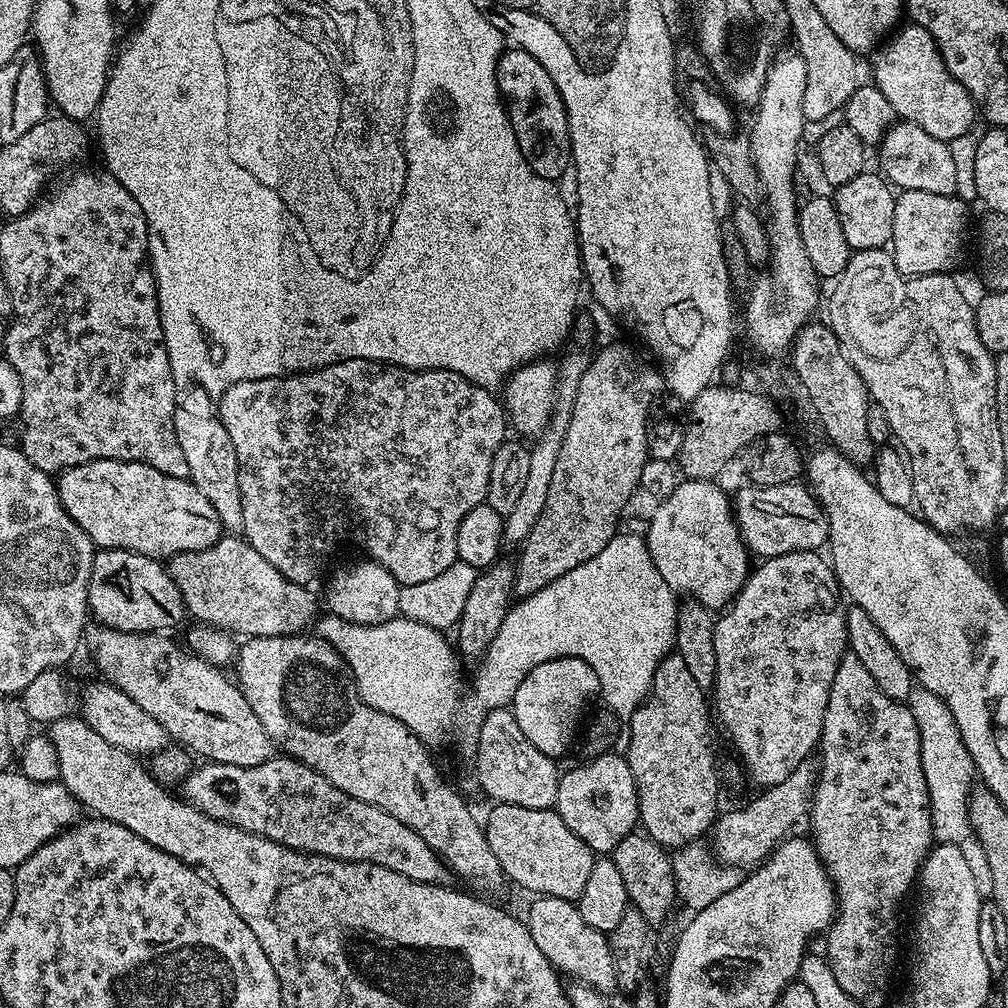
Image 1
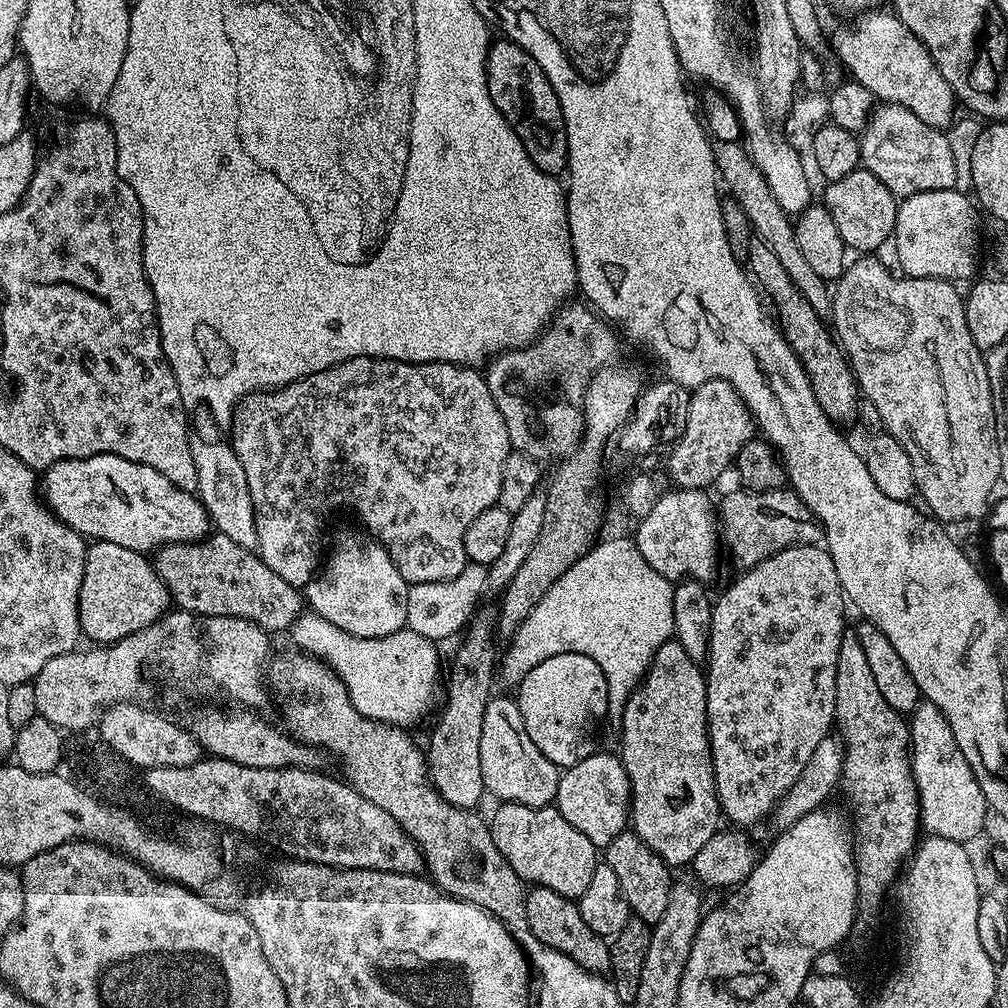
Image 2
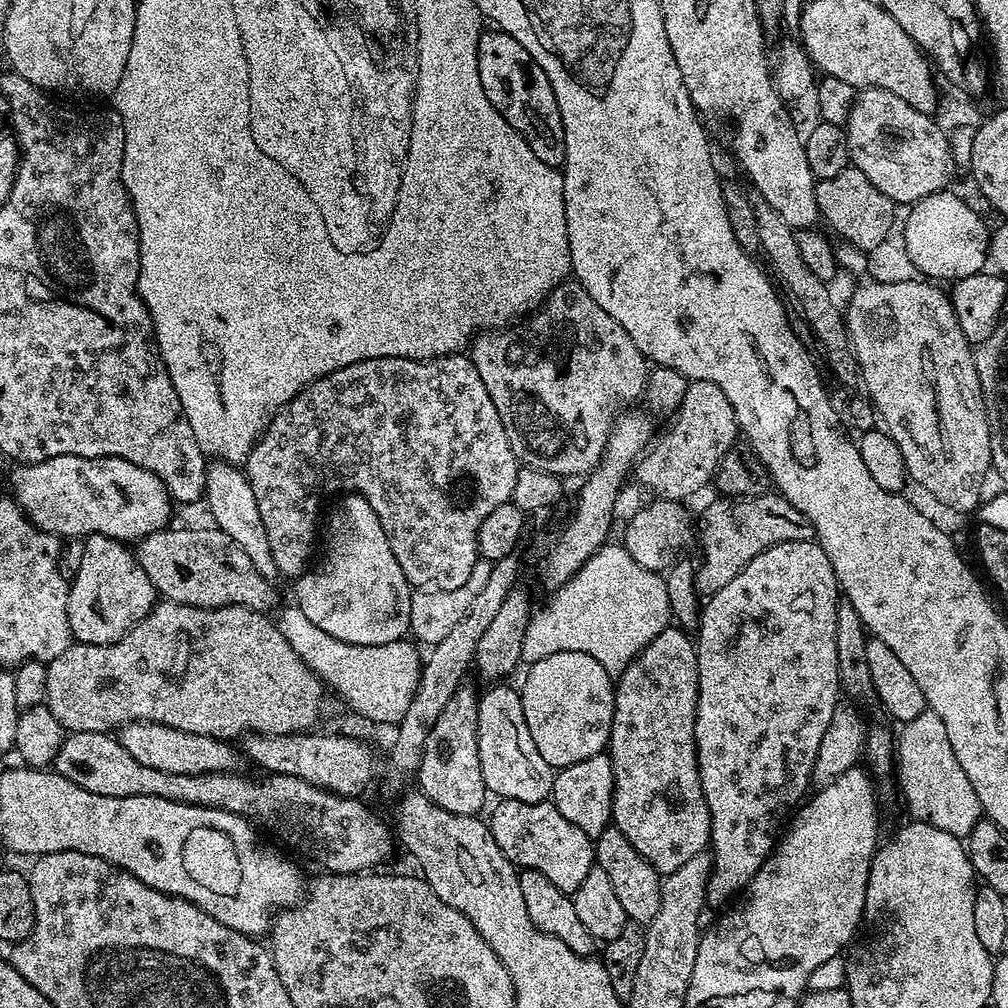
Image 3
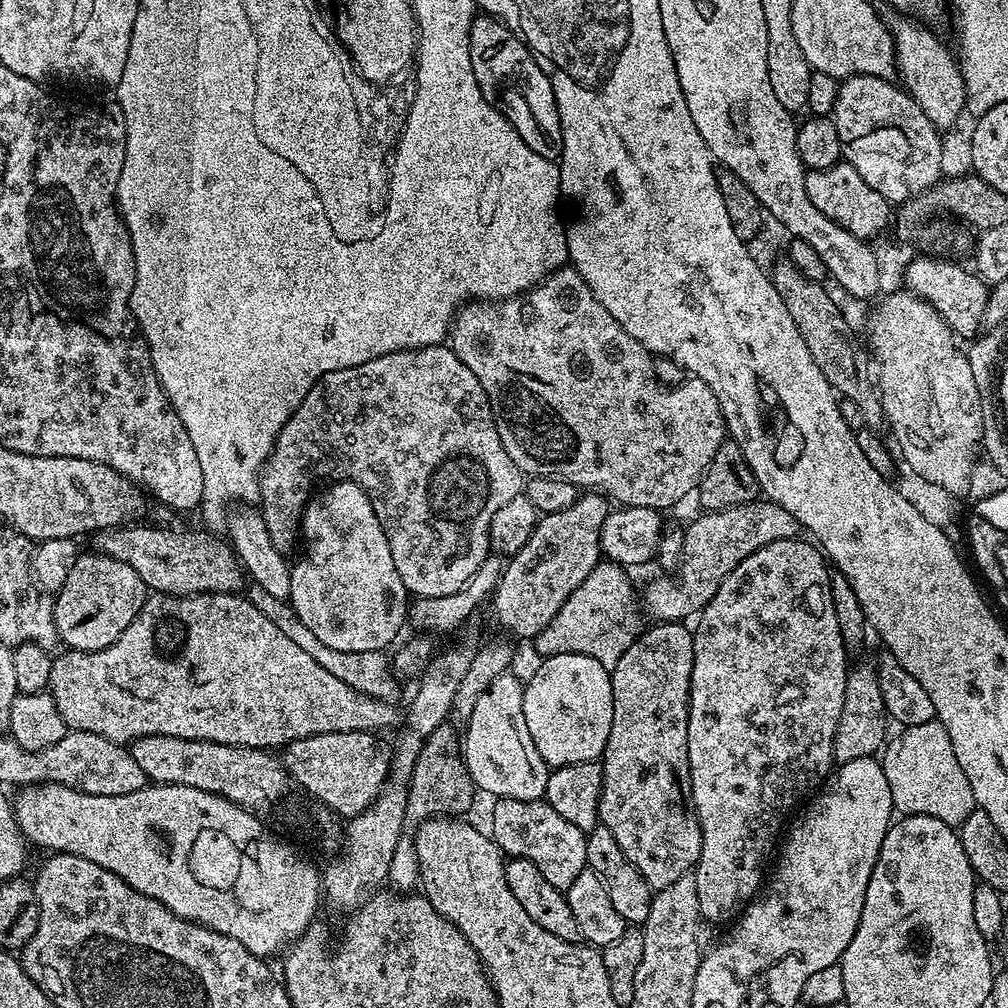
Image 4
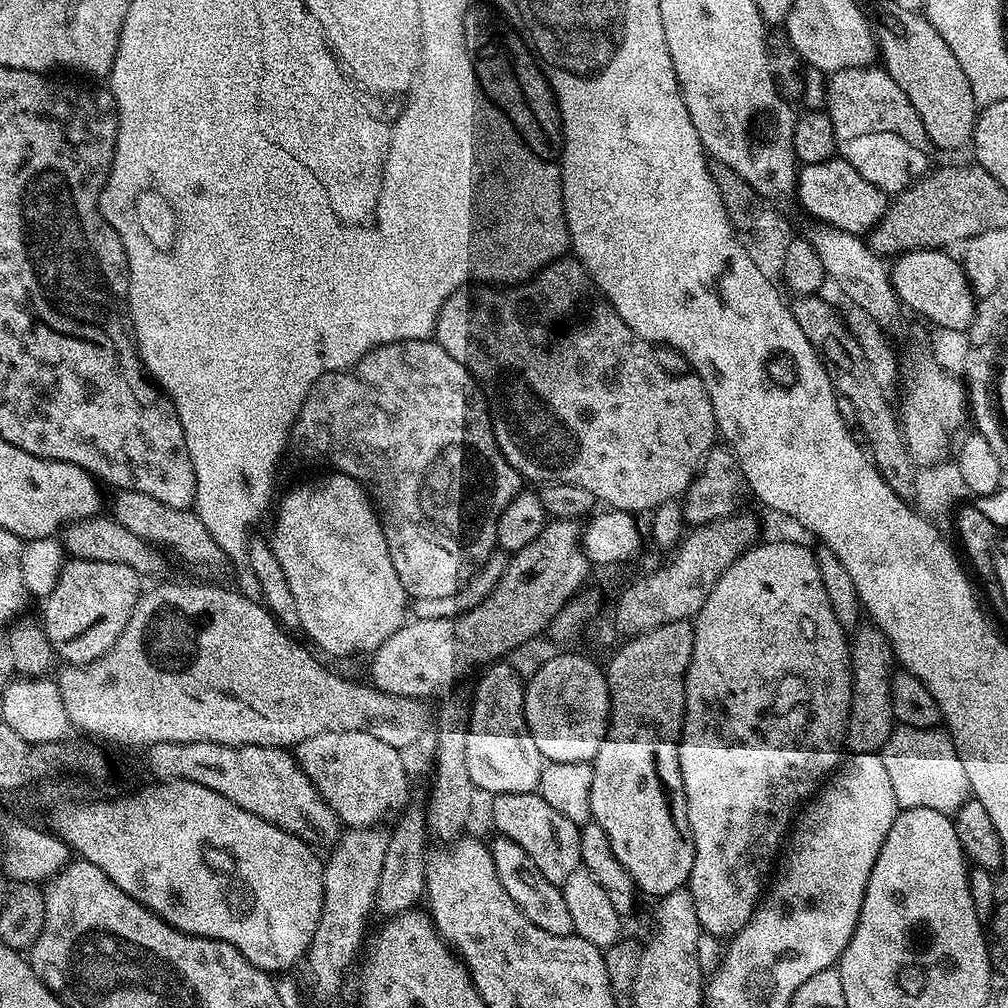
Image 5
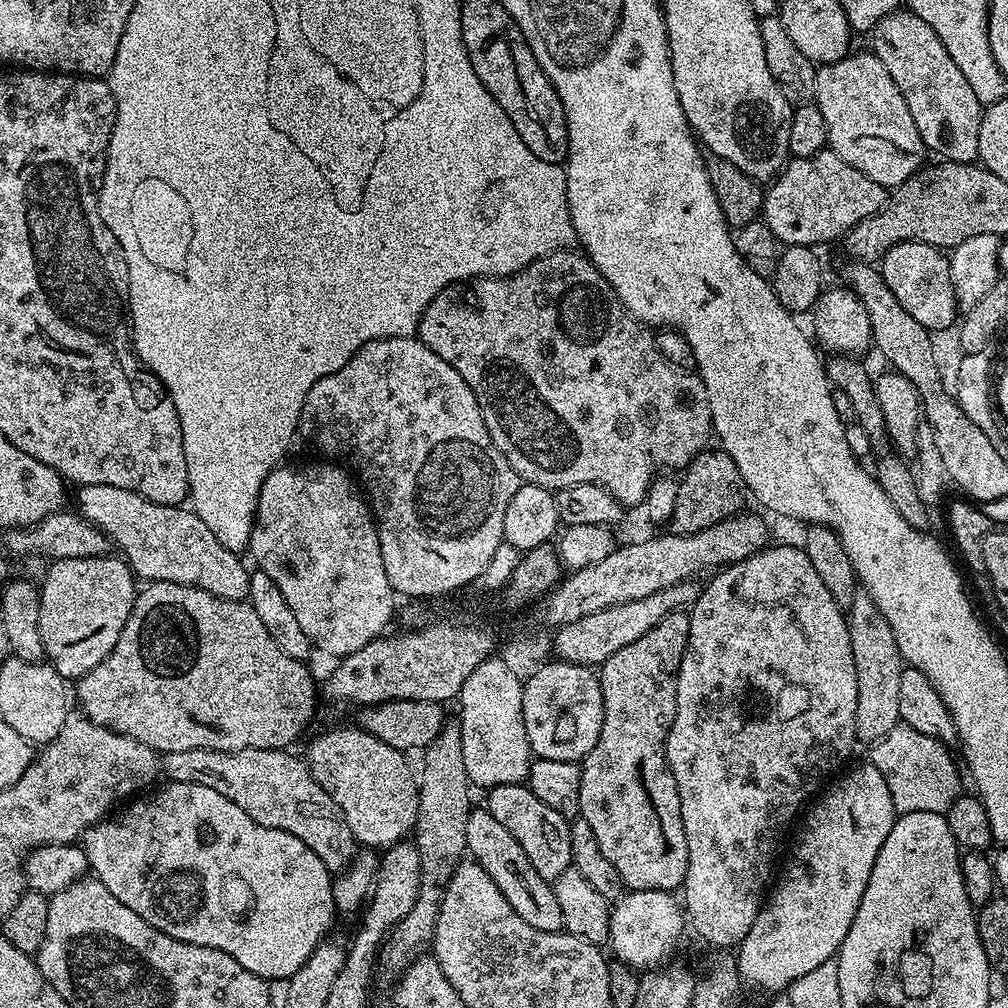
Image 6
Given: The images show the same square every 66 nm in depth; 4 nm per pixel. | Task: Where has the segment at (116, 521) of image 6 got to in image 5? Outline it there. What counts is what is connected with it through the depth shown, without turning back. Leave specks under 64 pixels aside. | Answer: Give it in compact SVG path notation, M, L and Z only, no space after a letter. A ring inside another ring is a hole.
M120 490L115 495L110 515L130 534L138 534L138 538L142 538L147 544L155 545L165 553L173 552L186 567L201 572L204 575L201 577L220 578L216 576L223 574L224 567L226 569L229 567L230 562L226 558L226 554L220 549L218 542L214 542L214 538L210 538L210 530L206 530L206 526L202 526L195 511L166 506L166 502L158 502L158 498L150 498L150 494Z

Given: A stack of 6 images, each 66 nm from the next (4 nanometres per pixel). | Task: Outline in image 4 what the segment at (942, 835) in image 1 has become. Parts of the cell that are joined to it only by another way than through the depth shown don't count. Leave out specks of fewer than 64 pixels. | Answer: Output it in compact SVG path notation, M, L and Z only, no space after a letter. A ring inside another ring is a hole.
M938 719L922 722L922 726L907 726L896 737L887 741L882 752L882 763L886 782L890 782L892 806L897 813L904 816L929 816L942 822L959 826L978 805L974 798L974 790L970 790L970 782L966 774L962 774L962 766L958 766L958 758L954 758L954 746L950 746L950 734L946 734L946 726Z

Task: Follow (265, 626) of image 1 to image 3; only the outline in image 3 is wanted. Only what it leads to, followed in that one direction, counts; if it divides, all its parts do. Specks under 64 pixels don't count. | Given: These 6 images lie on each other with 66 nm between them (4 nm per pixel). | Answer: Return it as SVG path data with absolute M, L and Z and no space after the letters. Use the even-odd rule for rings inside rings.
M169 526L138 541L134 548L136 561L146 570L146 578L150 578L157 593L165 600L191 608L242 606L255 612L271 613L277 607L273 581L258 574L254 562L250 562L230 534L215 526L207 527Z

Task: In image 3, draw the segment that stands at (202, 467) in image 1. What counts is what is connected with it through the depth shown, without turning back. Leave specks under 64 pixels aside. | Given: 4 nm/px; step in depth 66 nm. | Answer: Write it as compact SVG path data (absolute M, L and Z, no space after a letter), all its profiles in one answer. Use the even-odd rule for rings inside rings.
M212 462L208 465L208 477L204 487L204 500L208 512L212 515L211 523L220 528L246 553L250 562L267 580L275 581L278 573L274 566L274 554L270 554L270 538L266 538L266 526L262 526L262 514L258 514L258 502L250 486L247 475L237 465Z

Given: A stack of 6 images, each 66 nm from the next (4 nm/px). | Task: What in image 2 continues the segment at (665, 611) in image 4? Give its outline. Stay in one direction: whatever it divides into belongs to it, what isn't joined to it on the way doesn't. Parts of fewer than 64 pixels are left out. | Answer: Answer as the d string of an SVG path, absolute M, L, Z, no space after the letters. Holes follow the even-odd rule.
M777 490L774 492L728 492L718 500L718 527L723 551L732 559L736 570L747 570L758 562L770 558L787 548L799 544L820 544L824 540L824 529L815 514L808 509L791 490Z

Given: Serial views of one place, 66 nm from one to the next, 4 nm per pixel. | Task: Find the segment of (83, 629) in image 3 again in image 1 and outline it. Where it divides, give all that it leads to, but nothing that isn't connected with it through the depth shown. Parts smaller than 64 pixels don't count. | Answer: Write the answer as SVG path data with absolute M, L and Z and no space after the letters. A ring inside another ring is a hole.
M105 548L93 555L88 611L95 615L97 612L108 627L123 632L163 633L186 616L184 599L167 567L159 560L121 548Z

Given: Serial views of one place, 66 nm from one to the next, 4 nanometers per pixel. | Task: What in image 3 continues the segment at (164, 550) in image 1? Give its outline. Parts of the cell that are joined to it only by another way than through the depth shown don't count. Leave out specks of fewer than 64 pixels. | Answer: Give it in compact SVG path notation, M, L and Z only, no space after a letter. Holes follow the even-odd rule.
M59 456L37 464L22 464L13 467L11 495L20 505L28 521L53 536L105 536L121 542L138 542L143 536L169 527L174 501L168 495L166 486L150 470L126 462L117 456L82 458L81 456Z

